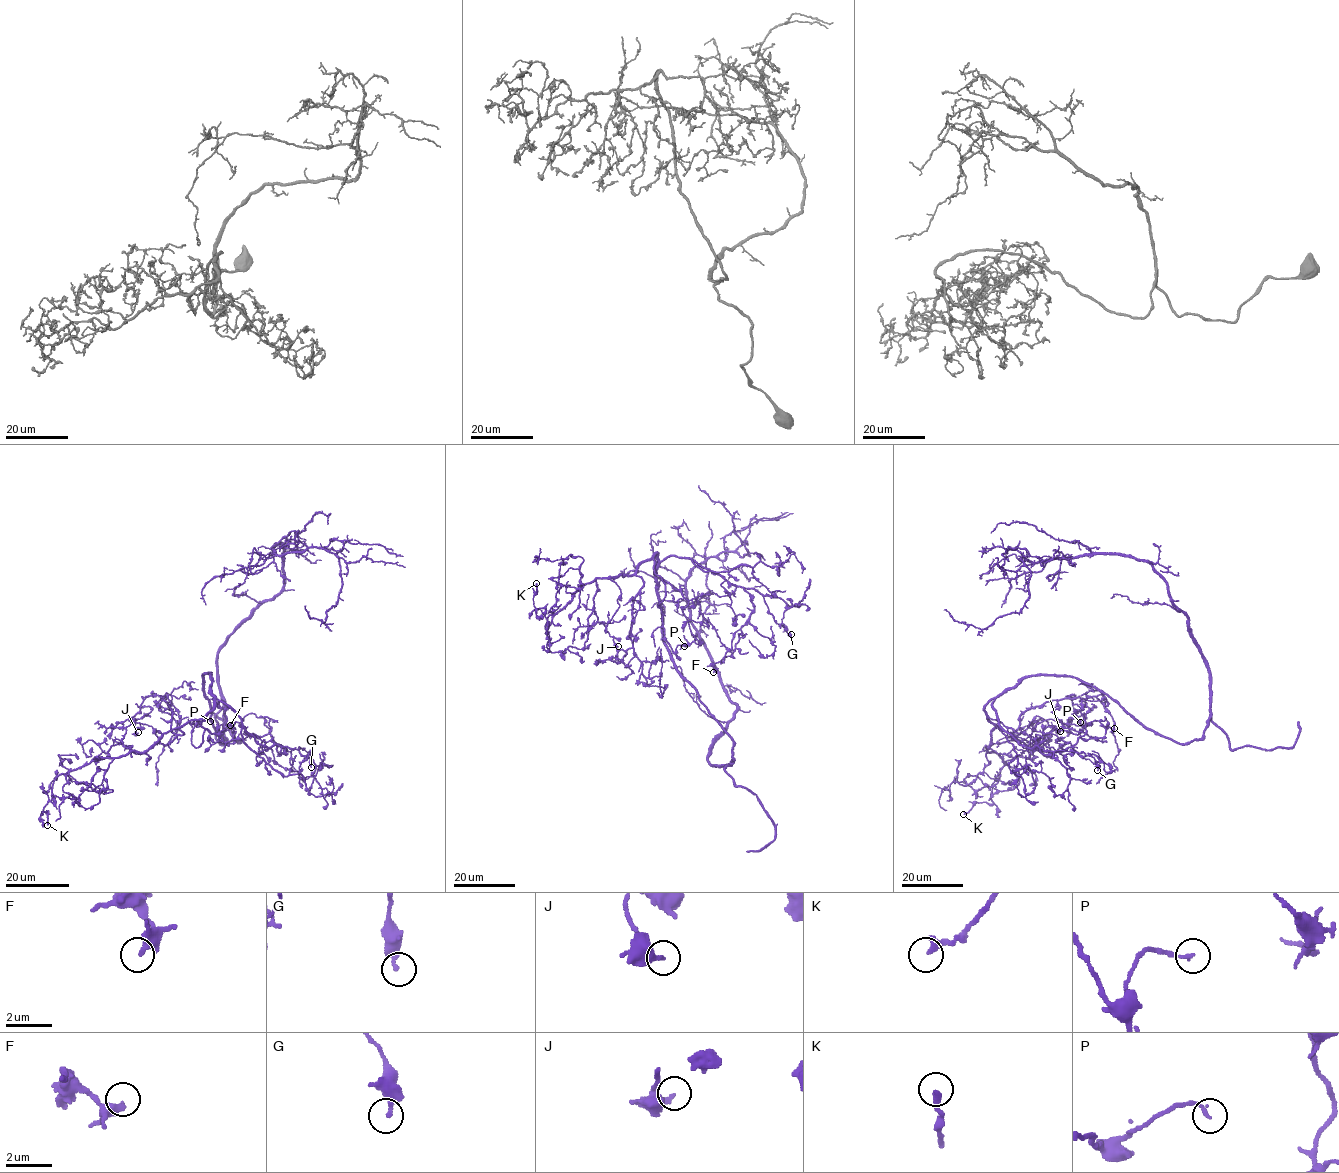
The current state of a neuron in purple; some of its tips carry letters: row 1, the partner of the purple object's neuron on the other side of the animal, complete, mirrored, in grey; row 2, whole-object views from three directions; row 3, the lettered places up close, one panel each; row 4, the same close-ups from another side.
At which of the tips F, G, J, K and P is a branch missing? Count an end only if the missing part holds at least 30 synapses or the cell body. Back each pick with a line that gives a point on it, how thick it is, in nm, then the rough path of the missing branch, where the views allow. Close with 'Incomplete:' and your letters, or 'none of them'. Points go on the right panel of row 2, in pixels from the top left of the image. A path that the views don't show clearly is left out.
Incomplete: none of them

